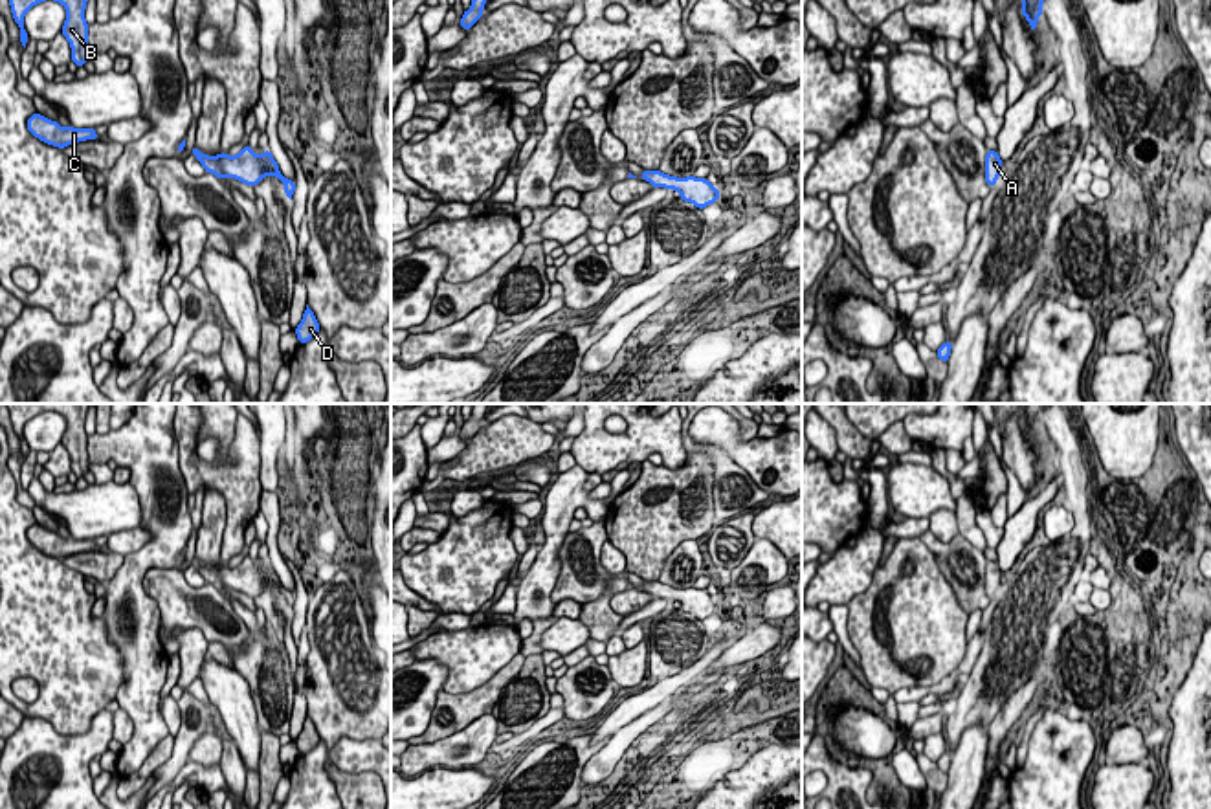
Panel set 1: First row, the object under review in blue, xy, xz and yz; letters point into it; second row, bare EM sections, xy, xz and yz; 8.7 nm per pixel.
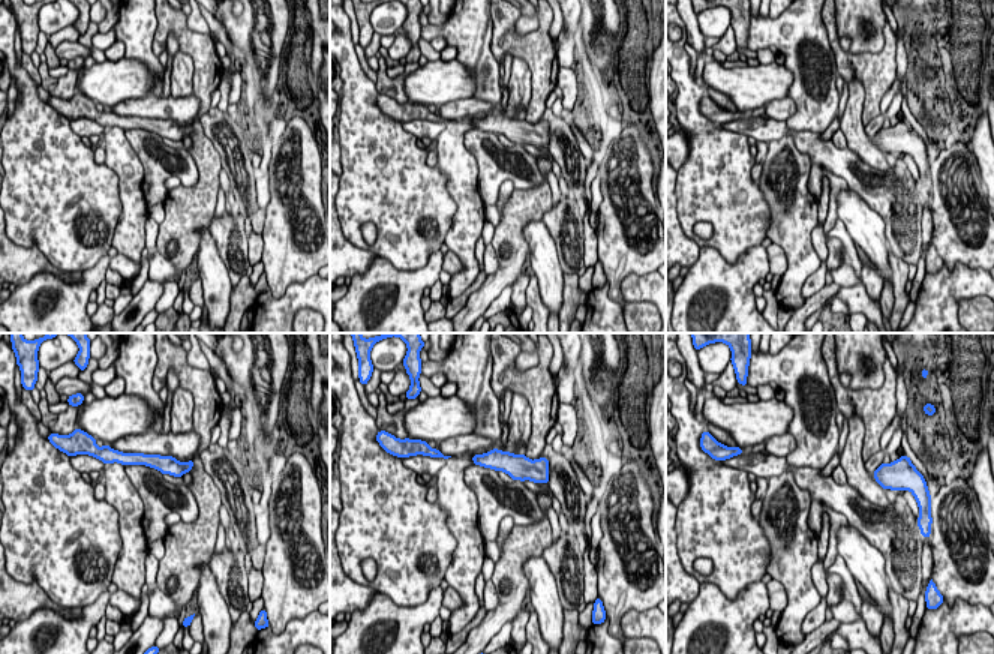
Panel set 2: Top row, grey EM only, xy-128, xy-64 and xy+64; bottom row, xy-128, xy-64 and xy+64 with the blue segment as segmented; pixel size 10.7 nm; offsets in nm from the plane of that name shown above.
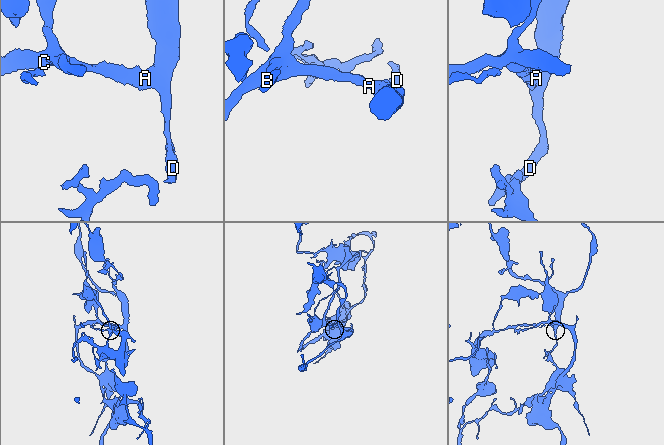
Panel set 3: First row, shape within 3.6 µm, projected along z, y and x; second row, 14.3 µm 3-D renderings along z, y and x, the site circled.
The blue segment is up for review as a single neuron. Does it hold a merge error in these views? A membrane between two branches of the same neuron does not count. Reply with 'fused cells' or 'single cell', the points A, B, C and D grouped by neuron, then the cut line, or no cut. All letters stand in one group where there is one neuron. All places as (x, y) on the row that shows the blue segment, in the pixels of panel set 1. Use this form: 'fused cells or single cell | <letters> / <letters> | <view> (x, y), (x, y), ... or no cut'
single cell | A B C D | no cut

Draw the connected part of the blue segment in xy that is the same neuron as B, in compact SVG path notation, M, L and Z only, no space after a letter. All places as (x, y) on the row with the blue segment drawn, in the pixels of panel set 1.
M55 0L66 7L66 22L62 35L68 39L72 48L72 61L84 66L90 61L88 50L88 24L84 20L84 9L88 0Z

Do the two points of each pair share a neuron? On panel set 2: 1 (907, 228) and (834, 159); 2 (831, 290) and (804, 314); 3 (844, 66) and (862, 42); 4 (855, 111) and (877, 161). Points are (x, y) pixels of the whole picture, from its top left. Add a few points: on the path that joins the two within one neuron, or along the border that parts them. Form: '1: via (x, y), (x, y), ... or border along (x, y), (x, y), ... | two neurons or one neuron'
1: via (895, 207), (874, 186), (855, 176) | one neuron
2: via (825, 294), (810, 308) | one neuron
3: border along (883, 32), (883, 47), (879, 51), (849, 51) | two neurons
4: via (855, 123), (855, 135), (865, 149) | one neuron

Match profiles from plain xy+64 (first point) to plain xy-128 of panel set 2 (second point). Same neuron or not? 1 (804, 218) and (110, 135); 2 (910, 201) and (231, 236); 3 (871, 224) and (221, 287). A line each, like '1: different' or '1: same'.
1: same
2: same
3: same

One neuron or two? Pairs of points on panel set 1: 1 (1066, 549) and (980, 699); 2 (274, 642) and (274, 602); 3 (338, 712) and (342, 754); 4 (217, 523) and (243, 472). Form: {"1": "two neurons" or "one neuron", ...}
{"1": "one neuron", "2": "two neurons", "3": "two neurons", "4": "two neurons"}

